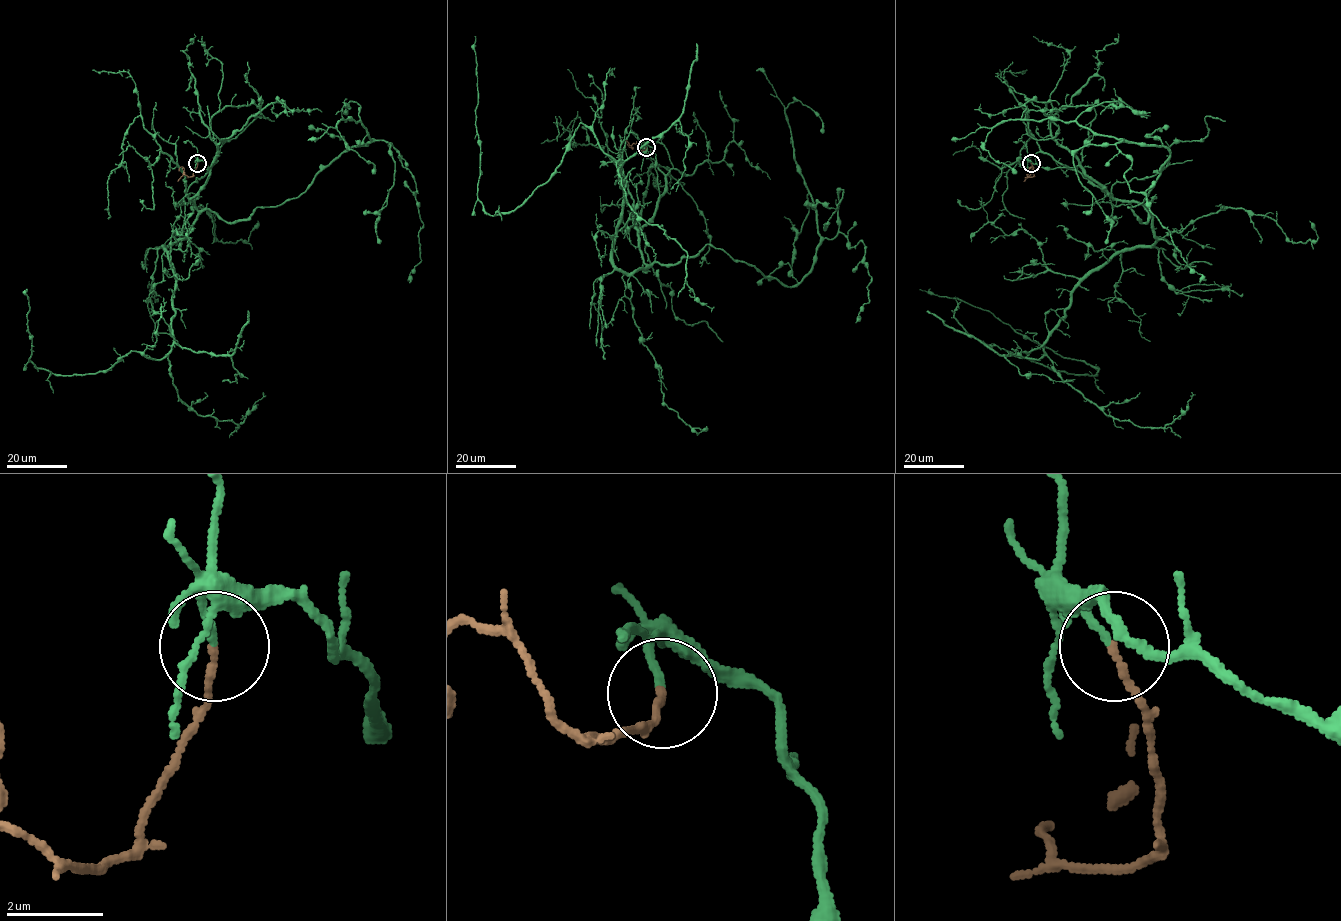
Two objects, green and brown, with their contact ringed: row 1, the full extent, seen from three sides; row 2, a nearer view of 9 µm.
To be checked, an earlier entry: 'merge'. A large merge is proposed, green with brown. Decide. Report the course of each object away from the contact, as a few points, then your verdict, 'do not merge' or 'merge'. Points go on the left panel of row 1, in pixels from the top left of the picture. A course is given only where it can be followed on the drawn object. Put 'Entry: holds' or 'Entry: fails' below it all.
green via (197, 163), (211, 173), (196, 219), (164, 246), (162, 358), (36, 367), (26, 289) | brown via (197, 163), (191, 176), (183, 175), (182, 167), (178, 170) | merge
Entry: holds

